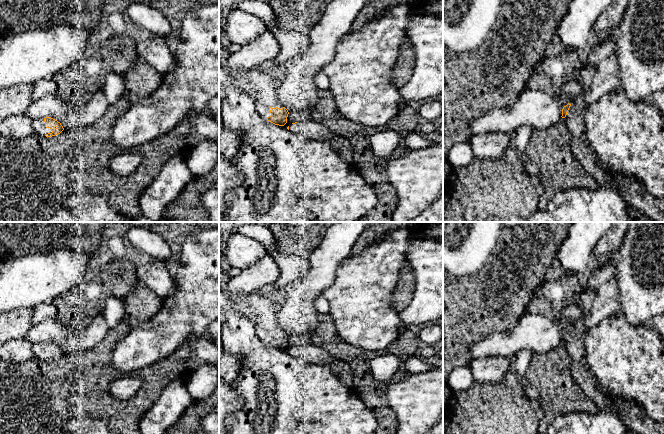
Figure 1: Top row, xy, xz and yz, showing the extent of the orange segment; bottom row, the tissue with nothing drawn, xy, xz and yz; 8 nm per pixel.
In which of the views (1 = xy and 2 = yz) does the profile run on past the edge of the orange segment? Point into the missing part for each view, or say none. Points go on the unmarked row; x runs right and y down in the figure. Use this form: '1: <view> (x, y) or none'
1: xy (39, 351)
2: none

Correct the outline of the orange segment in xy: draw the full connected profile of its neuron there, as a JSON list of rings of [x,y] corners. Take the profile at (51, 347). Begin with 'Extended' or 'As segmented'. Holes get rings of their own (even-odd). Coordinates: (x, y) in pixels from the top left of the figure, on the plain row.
Extended. [[[51,341],[33,344],[32,349],[35,358],[39,360],[52,361],[60,358],[64,354],[61,347]]]

